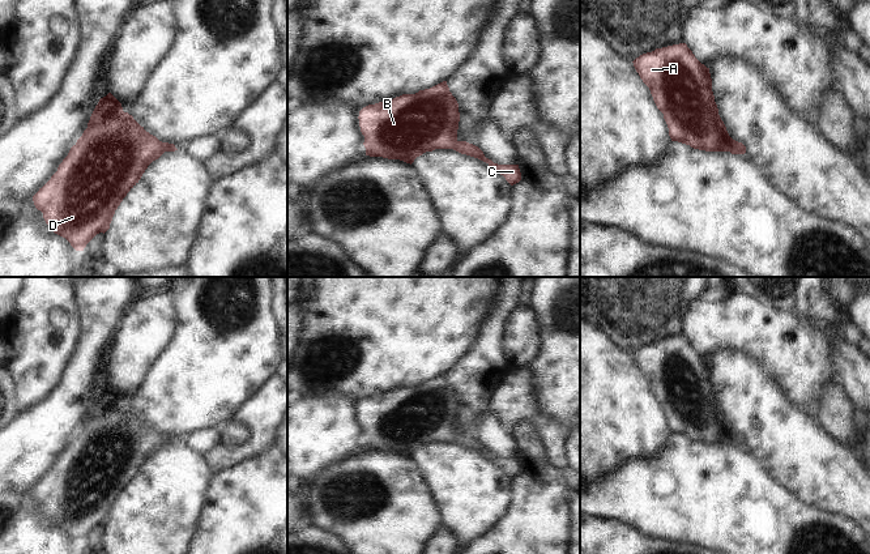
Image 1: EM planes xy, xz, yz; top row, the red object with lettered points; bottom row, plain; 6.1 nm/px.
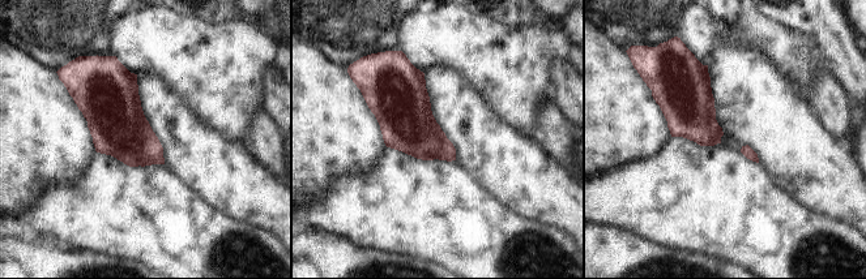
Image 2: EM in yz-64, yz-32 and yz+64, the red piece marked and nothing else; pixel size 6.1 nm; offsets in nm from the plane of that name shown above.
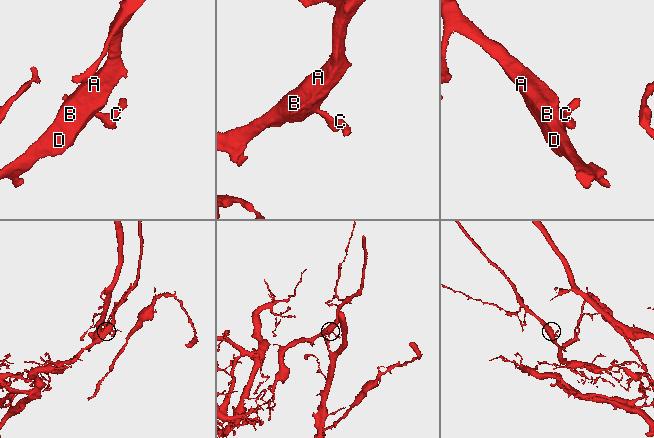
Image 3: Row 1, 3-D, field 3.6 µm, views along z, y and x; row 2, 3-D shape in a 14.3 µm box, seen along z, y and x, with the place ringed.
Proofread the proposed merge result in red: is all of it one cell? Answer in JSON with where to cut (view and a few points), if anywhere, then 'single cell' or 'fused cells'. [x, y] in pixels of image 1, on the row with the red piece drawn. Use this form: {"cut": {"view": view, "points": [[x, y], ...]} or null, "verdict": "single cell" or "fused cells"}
{"cut": null, "verdict": "single cell"}

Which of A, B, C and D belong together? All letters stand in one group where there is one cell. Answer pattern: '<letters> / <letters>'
A B C D

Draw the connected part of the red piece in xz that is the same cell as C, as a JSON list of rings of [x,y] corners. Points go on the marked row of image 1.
[[[447,81],[415,94],[402,94],[359,111],[366,155],[413,163],[426,152],[453,149],[486,162],[513,186],[521,180],[519,165],[498,165],[466,141],[457,140],[459,103]]]

